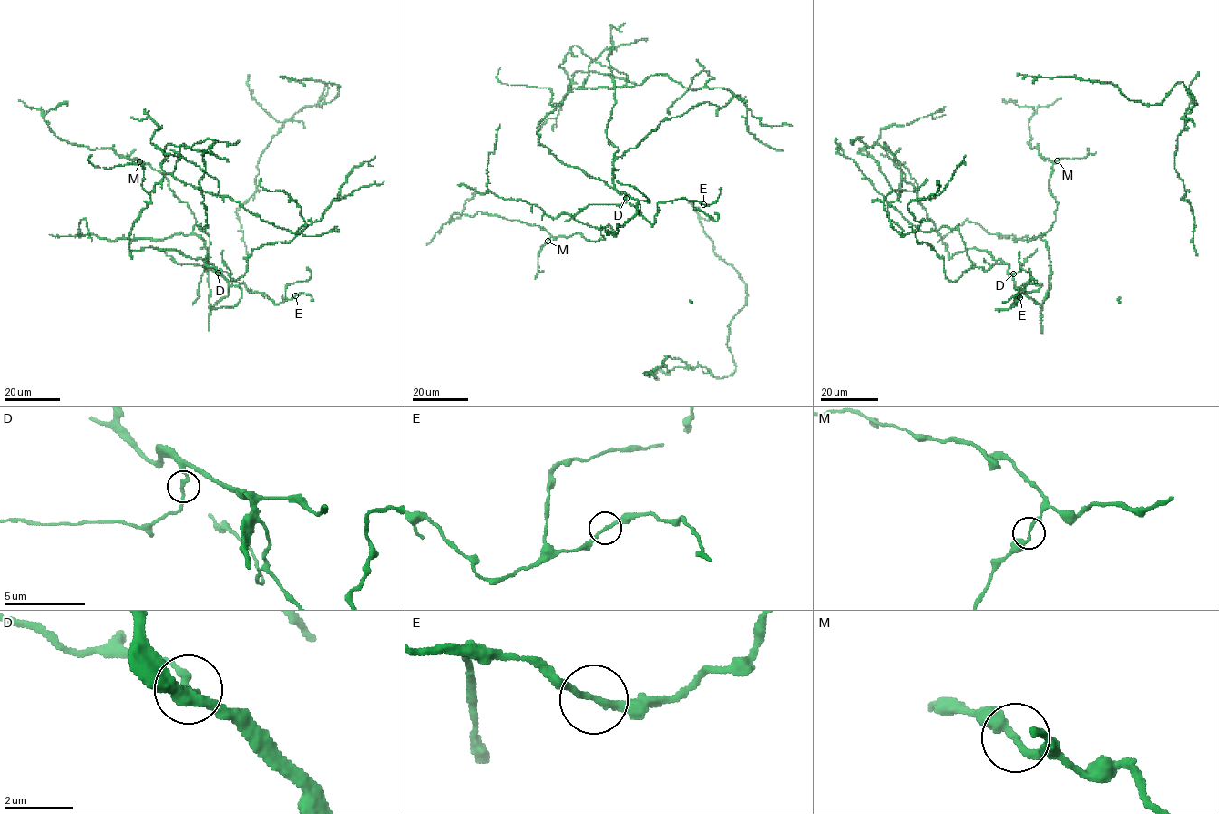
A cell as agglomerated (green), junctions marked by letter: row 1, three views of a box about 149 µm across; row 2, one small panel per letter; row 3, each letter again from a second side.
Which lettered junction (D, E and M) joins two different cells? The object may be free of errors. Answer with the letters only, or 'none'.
none

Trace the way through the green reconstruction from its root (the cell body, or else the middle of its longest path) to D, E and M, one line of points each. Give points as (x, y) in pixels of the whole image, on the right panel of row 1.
D: (919, 225), (916, 241), (930, 245), (943, 259), (949, 280), (975, 266), (988, 270), (999, 263), (1013, 273)
E: (919, 225), (916, 241), (943, 259), (949, 280), (1006, 263), (1017, 288), (1040, 284), (1013, 306), (1019, 297)
M: (919, 225), (916, 241), (943, 259), (949, 280), (1006, 263), (1041, 308), (1057, 160)

